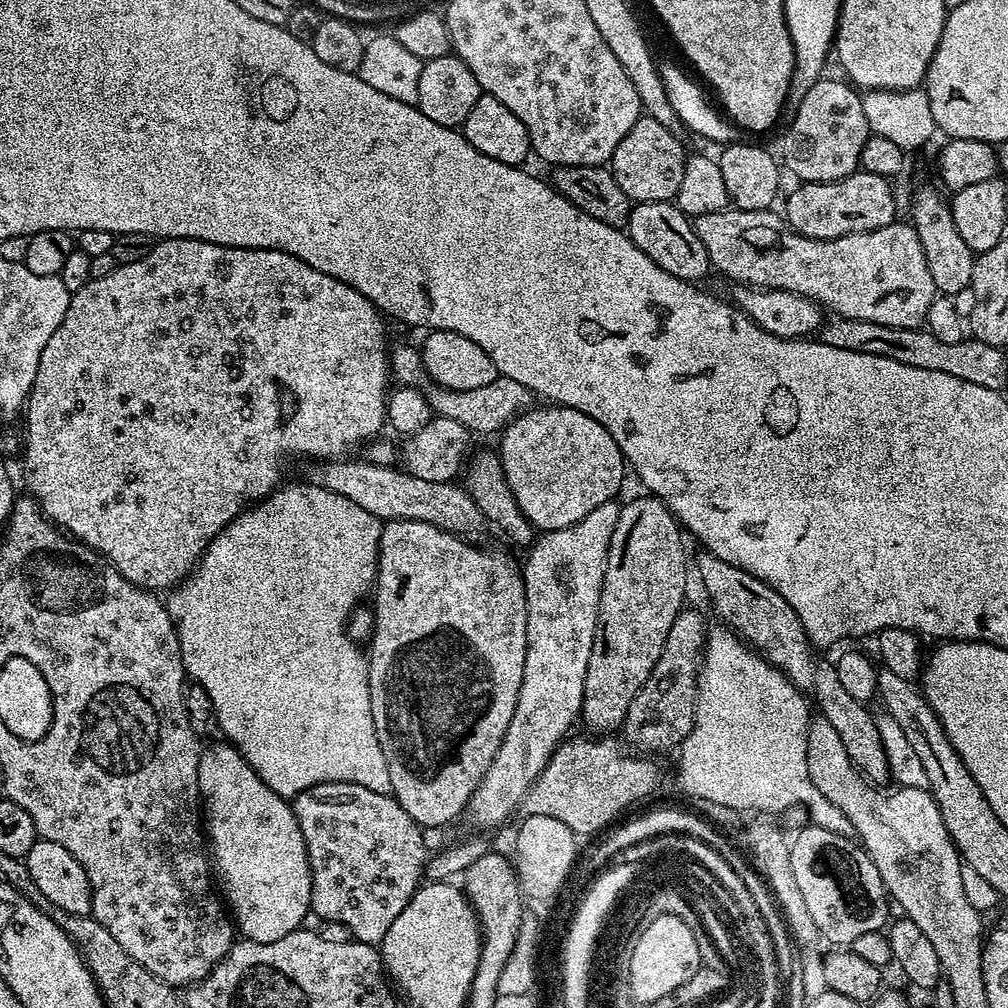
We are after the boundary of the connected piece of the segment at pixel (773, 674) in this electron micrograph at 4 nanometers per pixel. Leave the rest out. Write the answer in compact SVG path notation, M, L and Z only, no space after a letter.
M719 627L714 629L713 632L711 629L707 633L706 643L702 653L702 663L698 669L698 691L696 694L694 726L690 730L688 737L685 738L684 743L679 745L678 748L678 752L680 752L681 790L686 795L692 796L691 799L693 801L697 802L700 799L706 799L707 801L718 802L719 805L735 808L744 814L745 812L756 812L752 814L772 814L768 812L784 812L787 808L796 808L799 804L805 804L808 807L808 816L812 819L809 821L815 827L825 828L826 830L837 832L849 838L855 837L856 831L852 823L846 818L846 814L842 814L842 810L838 810L838 806L826 802L826 798L822 798L822 794L818 794L818 790L814 790L814 786L810 782L810 774L806 770L806 742L808 741L810 711L808 712L809 701L806 699L805 693L801 692L783 672L779 672L763 656L753 651L731 627Z

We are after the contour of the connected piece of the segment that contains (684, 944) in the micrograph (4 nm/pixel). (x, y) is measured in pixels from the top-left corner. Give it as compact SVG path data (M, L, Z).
M669 914L655 918L646 930L642 931L637 944L630 954L632 965L632 987L636 997L652 1006L655 1000L671 997L682 986L682 982L694 978L694 974L702 966L700 960L700 944L692 933L692 928L680 914Z

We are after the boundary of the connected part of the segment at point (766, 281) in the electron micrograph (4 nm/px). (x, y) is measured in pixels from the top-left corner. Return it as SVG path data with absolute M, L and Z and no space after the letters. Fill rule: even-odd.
M727 207L722 212L715 212L709 216L697 216L694 220L696 233L698 238L702 238L702 242L708 251L708 258L713 269L716 268L724 276L729 276L733 282L739 282L741 285L749 285L756 289L776 289L778 291L790 291L796 296L805 296L810 298L821 309L828 308L837 317L845 320L869 320L870 322L878 322L882 326L894 326L895 328L918 328L927 321L930 304L934 302L934 298L938 295L935 288L934 280L930 276L930 269L927 266L926 255L923 254L922 242L919 241L911 223L894 222L890 226L882 226L878 230L870 230L869 232L859 232L858 234L846 234L842 238L834 238L833 240L815 240L814 238L806 238L802 234L798 234L788 225L788 221L783 215L776 210L742 210L741 208Z

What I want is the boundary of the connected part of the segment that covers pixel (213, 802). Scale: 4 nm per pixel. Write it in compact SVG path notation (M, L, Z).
M227 742L219 743L209 748L207 745L201 751L198 762L202 816L206 821L206 840L210 845L214 876L222 889L223 899L230 909L231 919L239 935L245 940L263 944L278 942L278 938L286 938L286 934L296 931L307 921L304 919L310 916L312 875L302 830L298 826L298 818L292 812L291 803L270 790L262 778L258 778L258 774L235 746Z

